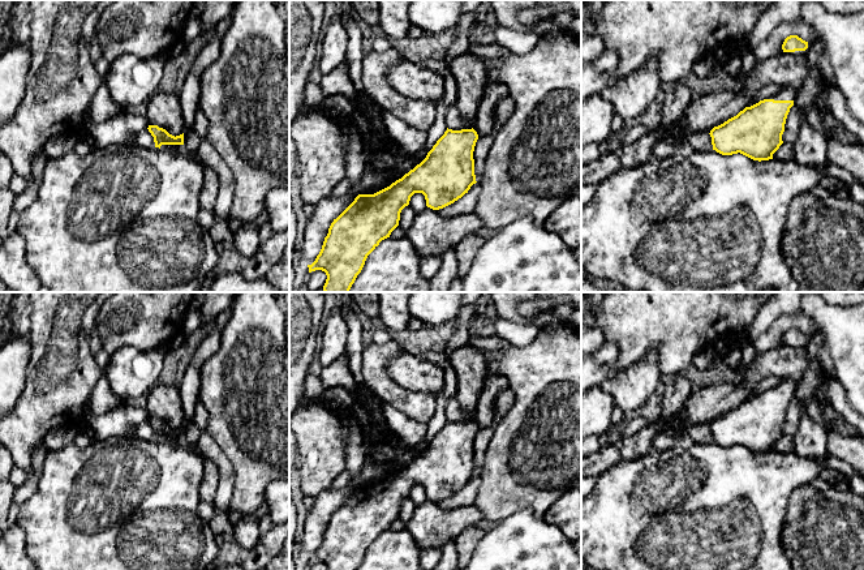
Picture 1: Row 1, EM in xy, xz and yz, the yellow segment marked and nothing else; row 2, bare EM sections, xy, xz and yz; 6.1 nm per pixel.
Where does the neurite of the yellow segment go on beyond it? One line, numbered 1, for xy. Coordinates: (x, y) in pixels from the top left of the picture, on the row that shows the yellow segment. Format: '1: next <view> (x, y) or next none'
1: next none

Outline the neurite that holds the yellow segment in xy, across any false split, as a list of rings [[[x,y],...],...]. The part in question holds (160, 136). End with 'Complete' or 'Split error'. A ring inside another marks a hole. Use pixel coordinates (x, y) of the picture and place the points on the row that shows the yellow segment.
[[[149,125],[147,129],[154,137],[155,147],[160,149],[162,145],[184,145],[184,133],[175,137],[158,125]]]. Complete

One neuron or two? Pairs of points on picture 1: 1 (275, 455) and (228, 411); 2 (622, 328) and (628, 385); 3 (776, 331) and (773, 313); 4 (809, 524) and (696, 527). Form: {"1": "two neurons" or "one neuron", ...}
{"1": "one neuron", "2": "two neurons", "3": "two neurons", "4": "two neurons"}

